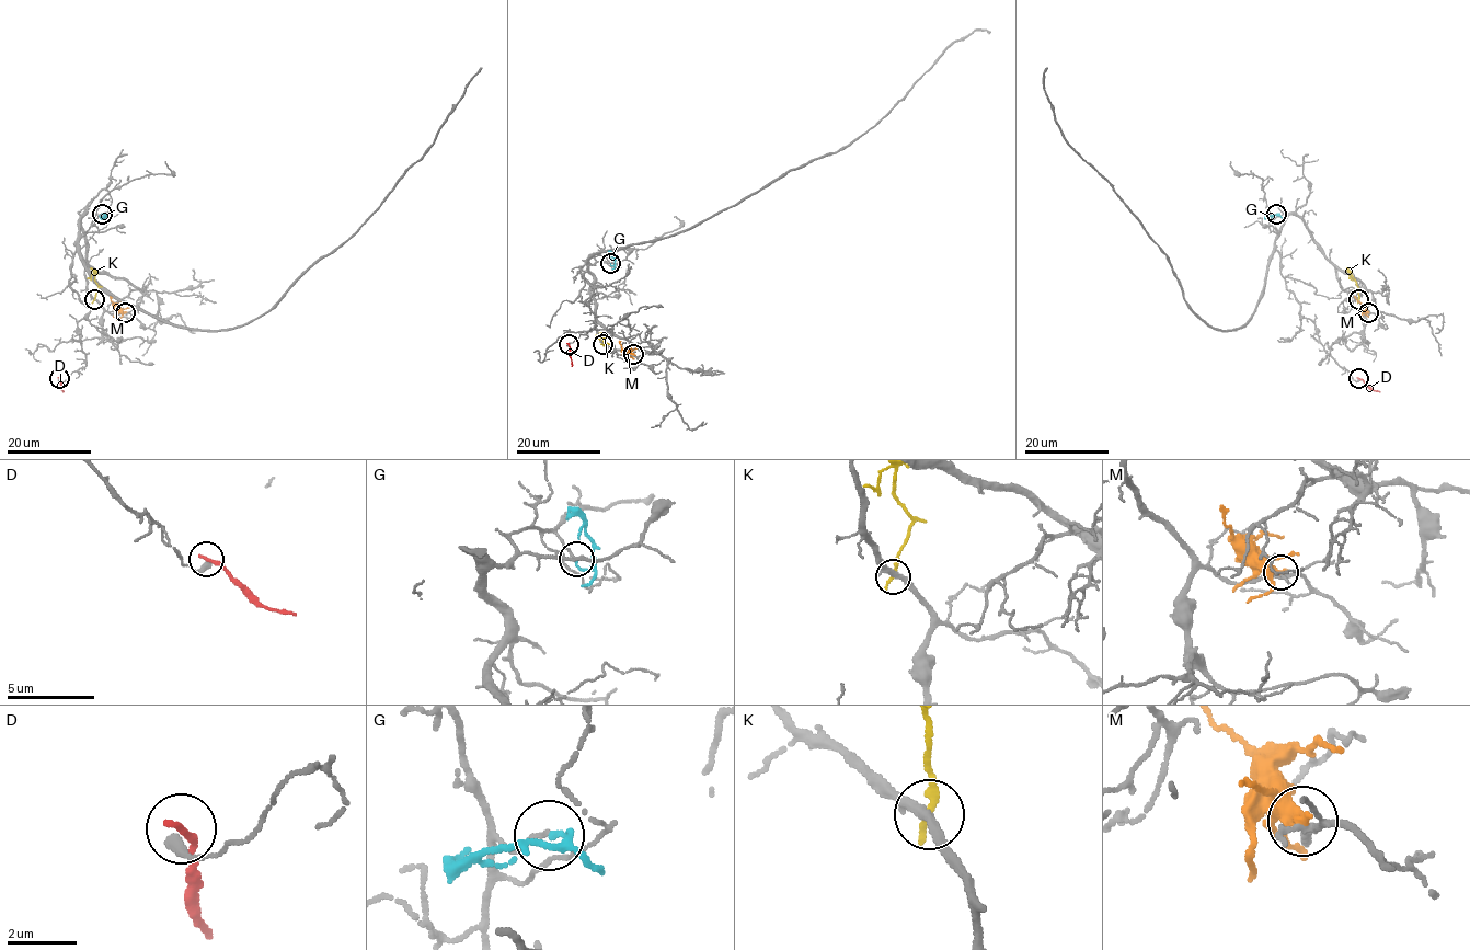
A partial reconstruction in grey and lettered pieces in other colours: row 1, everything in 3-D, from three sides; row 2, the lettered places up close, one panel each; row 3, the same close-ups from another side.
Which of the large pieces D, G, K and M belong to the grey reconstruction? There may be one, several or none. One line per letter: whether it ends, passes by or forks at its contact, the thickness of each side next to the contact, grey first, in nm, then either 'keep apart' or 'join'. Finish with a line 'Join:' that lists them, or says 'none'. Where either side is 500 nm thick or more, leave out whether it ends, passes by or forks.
D: it ends; calibres 320 and 200 nm; keep apart
G: it ends; calibres 110 and 140 nm; keep apart
K: it ends; calibres 300 and 240 nm; keep apart
M: it ends; calibres 220 and 360 nm; keep apart
Join: none

